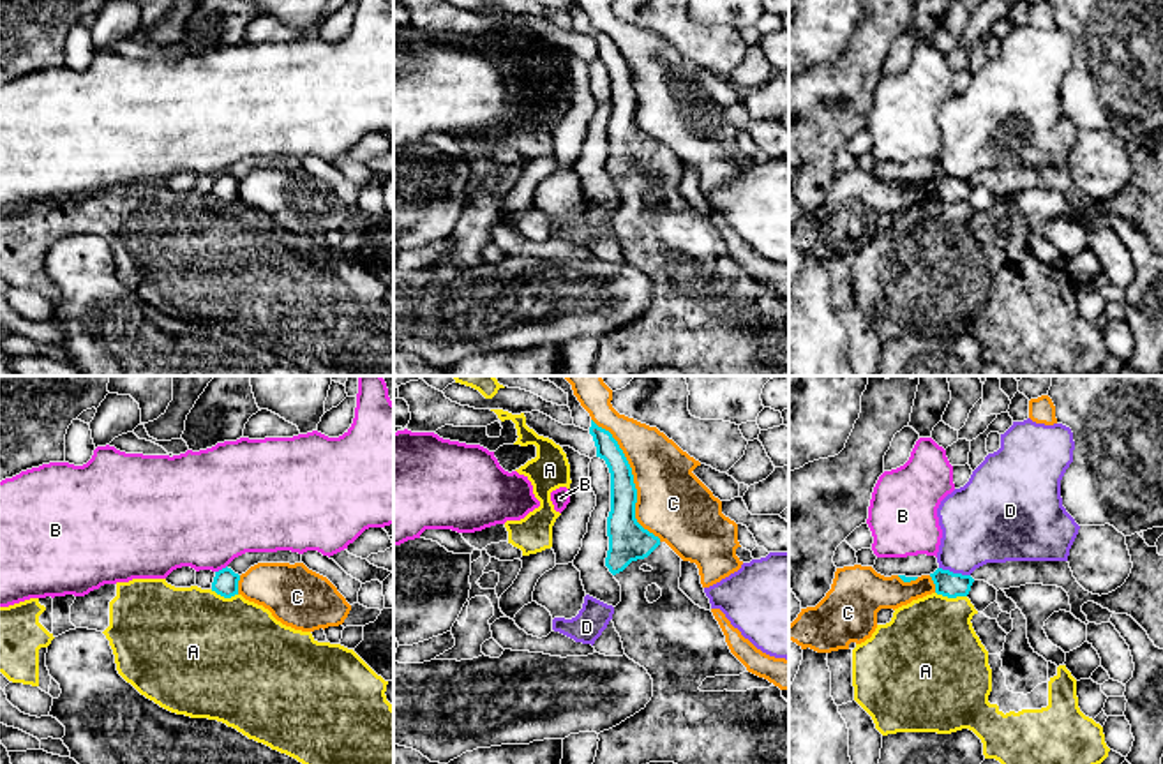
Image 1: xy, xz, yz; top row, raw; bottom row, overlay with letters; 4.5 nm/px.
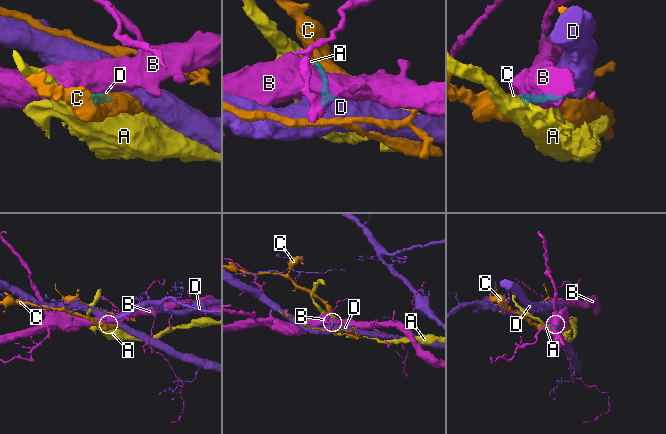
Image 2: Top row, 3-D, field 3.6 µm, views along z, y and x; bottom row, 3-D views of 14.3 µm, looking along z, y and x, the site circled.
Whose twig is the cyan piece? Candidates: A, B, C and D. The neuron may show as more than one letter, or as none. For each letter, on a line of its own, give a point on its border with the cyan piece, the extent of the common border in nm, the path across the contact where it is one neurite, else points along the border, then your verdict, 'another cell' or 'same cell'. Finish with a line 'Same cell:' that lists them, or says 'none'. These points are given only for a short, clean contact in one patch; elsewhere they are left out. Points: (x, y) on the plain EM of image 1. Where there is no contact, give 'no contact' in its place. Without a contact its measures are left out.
A: contact yz (952, 202); length 150 nm; another cell
B: contact xy (223, 173); length 70 nm; border xy (226, 170), (216, 177); another cell
C: contact xz (632, 85); length 650 nm; another cell
D: contact yz (955, 179); length 150 nm; border yz (939, 172), (969, 180); another cell
Same cell: none

